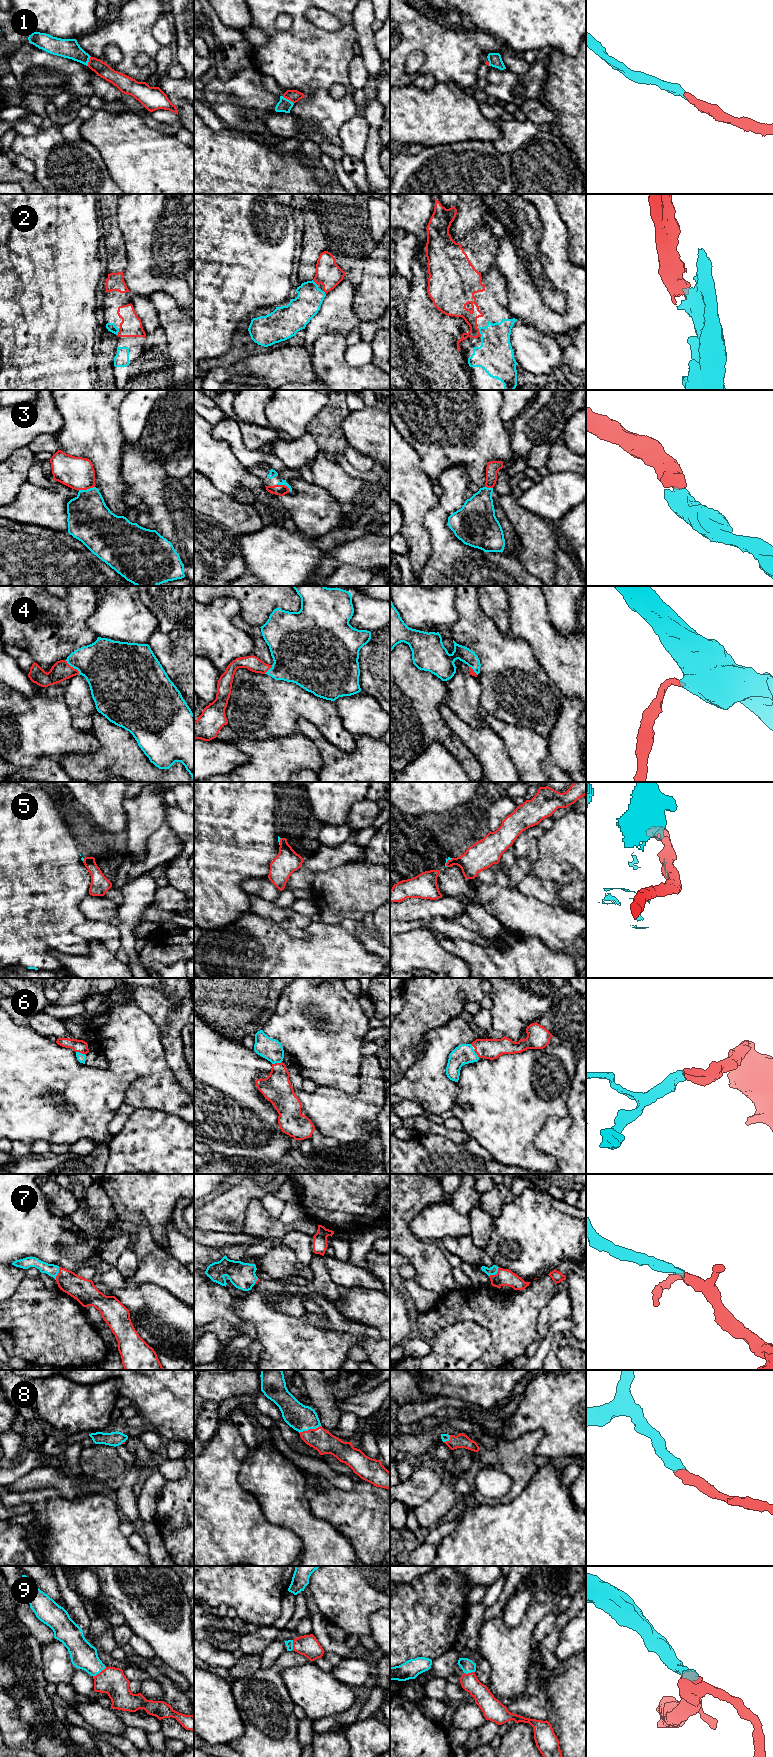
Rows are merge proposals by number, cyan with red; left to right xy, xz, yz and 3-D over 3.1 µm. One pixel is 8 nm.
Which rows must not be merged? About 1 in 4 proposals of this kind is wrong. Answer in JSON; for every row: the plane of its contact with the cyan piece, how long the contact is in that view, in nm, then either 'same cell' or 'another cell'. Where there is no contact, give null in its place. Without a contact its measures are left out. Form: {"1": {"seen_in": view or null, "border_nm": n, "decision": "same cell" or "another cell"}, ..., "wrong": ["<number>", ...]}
{"1": {"seen_in": "xz", "border_nm": 110, "decision": "same cell"}, "2": {"seen_in": "yz", "border_nm": 70, "decision": "same cell"}, "3": {"seen_in": "xy", "border_nm": 130, "decision": "same cell"}, "4": {"seen_in": "xy", "border_nm": 160, "decision": "same cell"}, "5": {"seen_in": "yz", "border_nm": 90, "decision": "another cell"}, "6": {"seen_in": "xy", "border_nm": 90, "decision": "same cell"}, "7": {"seen_in": "yz", "border_nm": 120, "decision": "same cell"}, "8": {"seen_in": "xz", "border_nm": 200, "decision": "same cell"}, "9": {"seen_in": "xy", "border_nm": 140, "decision": "same cell"}, "wrong": ["5"]}

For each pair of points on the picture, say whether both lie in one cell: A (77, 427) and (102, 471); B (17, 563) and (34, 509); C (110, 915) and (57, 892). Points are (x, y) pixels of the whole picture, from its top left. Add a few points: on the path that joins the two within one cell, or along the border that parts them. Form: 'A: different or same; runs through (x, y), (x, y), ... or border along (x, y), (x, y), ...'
A: same; runs through (88, 438), (102, 452), (102, 460)
B: different; border along (10, 519), (16, 522), (37, 524), (53, 529)
C: different; border along (89, 894), (79, 905), (79, 910), (86, 919)

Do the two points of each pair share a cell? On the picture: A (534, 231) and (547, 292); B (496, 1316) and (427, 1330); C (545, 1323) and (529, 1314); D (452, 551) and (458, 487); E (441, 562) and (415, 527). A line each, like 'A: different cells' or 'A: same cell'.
A: same cell
B: same cell
C: different cells
D: same cell
E: different cells

